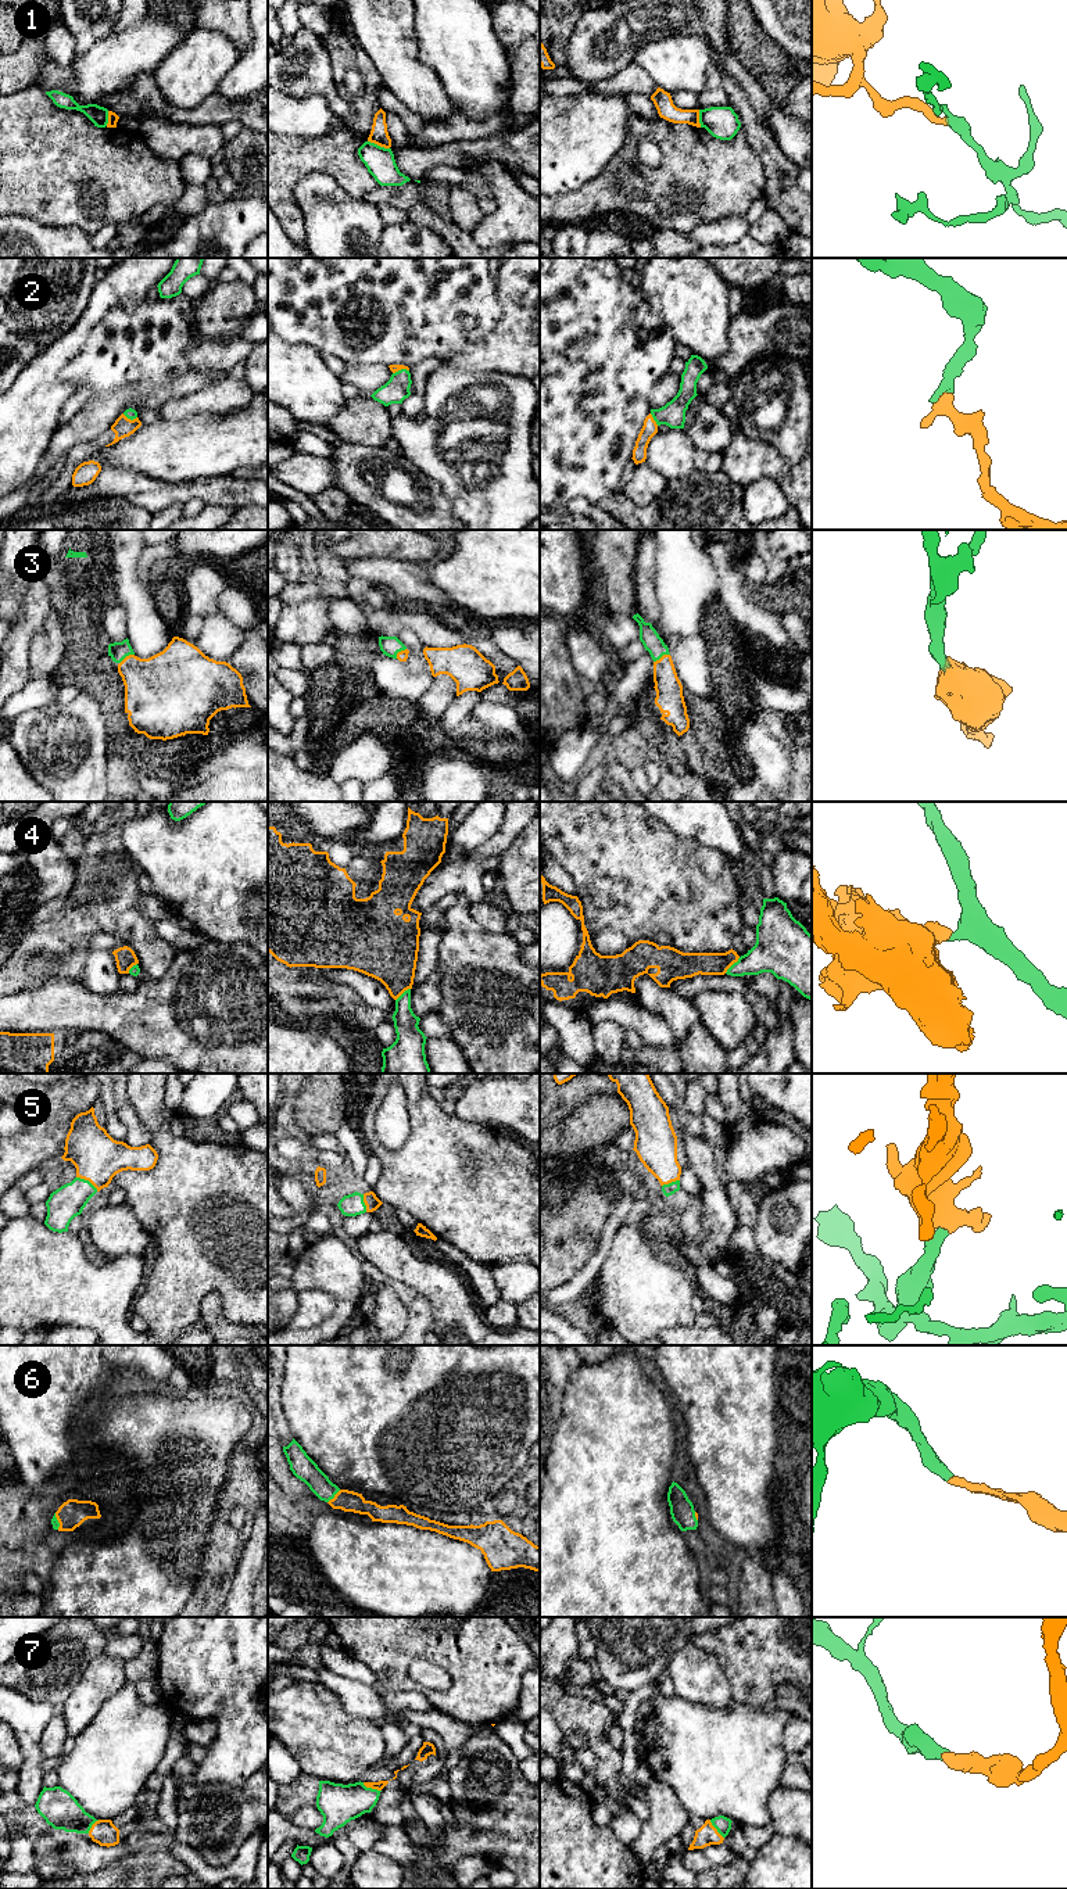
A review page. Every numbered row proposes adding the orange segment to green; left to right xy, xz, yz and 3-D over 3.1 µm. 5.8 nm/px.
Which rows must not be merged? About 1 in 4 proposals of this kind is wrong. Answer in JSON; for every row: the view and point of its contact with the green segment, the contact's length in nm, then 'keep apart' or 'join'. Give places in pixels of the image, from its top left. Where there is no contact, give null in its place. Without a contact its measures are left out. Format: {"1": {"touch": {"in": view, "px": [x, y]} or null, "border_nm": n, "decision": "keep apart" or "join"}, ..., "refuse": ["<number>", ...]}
{"1": {"touch": {"in": "xz", "px": [379, 146]}, "border_nm": 140, "decision": "keep apart"}, "2": {"touch": {"in": "xy", "px": [129, 418]}, "border_nm": 90, "decision": "join"}, "3": {"touch": {"in": "yz", "px": [661, 656]}, "border_nm": 110, "decision": "join"}, "4": {"touch": {"in": "yz", "px": [731, 965]}, "border_nm": 130, "decision": "keep apart"}, "5": {"touch": {"in": "xy", "px": [88, 1180]}, "border_nm": 150, "decision": "join"}, "6": {"touch": {"in": "xz", "px": [333, 1497]}, "border_nm": 110, "decision": "join"}, "7": {"touch": {"in": "xz", "px": [371, 1788]}, "border_nm": 120, "decision": "join"}, "refuse": ["1", "4"]}

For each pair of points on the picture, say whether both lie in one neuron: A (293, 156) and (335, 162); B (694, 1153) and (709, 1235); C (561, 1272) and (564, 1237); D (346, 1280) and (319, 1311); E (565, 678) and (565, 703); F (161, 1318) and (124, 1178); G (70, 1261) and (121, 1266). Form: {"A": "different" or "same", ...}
{"A": "same", "B": "same", "C": "same", "D": "different", "E": "same", "F": "same", "G": "same"}

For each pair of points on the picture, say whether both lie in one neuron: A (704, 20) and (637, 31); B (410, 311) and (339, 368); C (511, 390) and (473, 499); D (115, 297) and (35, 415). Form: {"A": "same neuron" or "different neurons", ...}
{"A": "same neuron", "B": "different neurons", "C": "same neuron", "D": "same neuron"}

